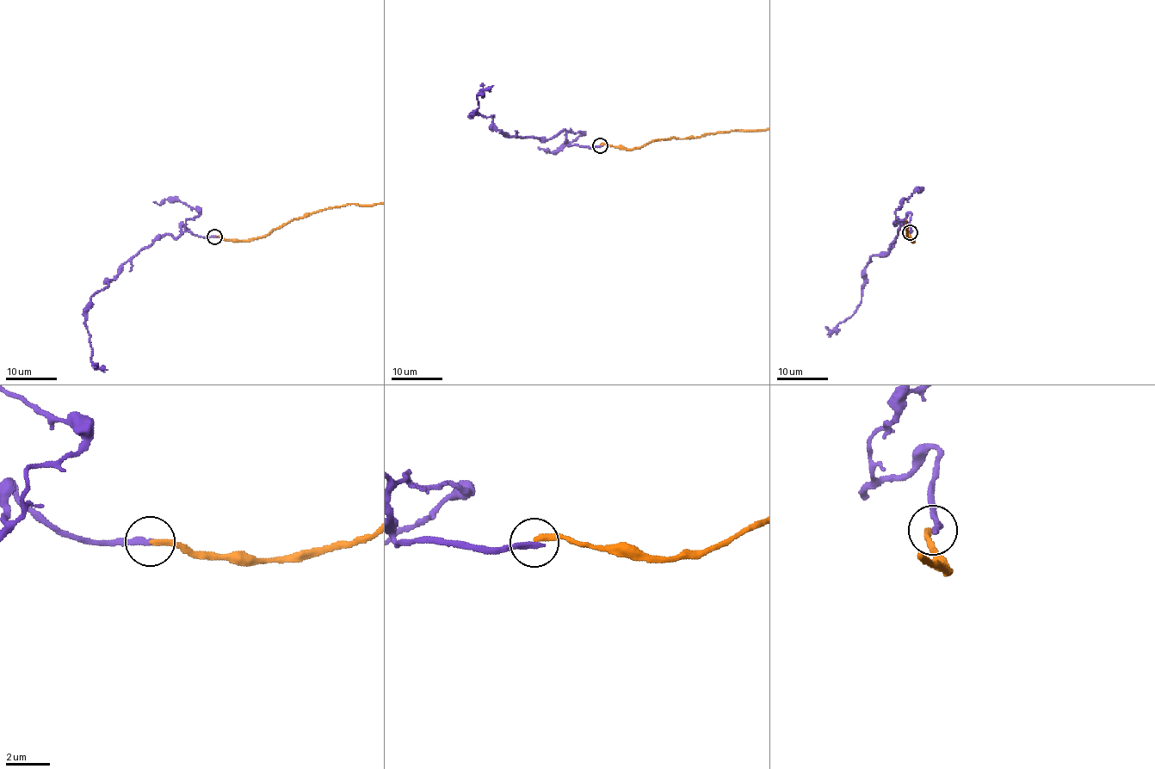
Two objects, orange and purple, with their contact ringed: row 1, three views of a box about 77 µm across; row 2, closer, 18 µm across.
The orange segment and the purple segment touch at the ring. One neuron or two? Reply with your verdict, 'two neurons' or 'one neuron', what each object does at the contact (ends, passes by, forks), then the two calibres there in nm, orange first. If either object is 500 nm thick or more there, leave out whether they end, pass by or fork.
two neurons; orange ends; purple ends; calibres 240 and 280 nm

